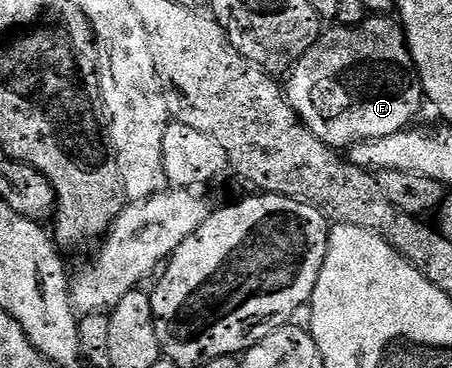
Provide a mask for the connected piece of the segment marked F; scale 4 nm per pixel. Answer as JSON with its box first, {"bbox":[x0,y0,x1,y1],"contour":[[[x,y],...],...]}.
{"bbox":[284,17,424,149],"contour":[[[368,17],[359,27],[338,25],[335,28],[335,31],[323,30],[294,64],[288,75],[290,84],[287,82],[284,87],[286,98],[302,118],[303,125],[321,143],[335,149],[349,149],[357,143],[407,130],[413,124],[410,122],[421,113],[422,103],[424,107],[424,92],[401,22],[394,17]]]}

